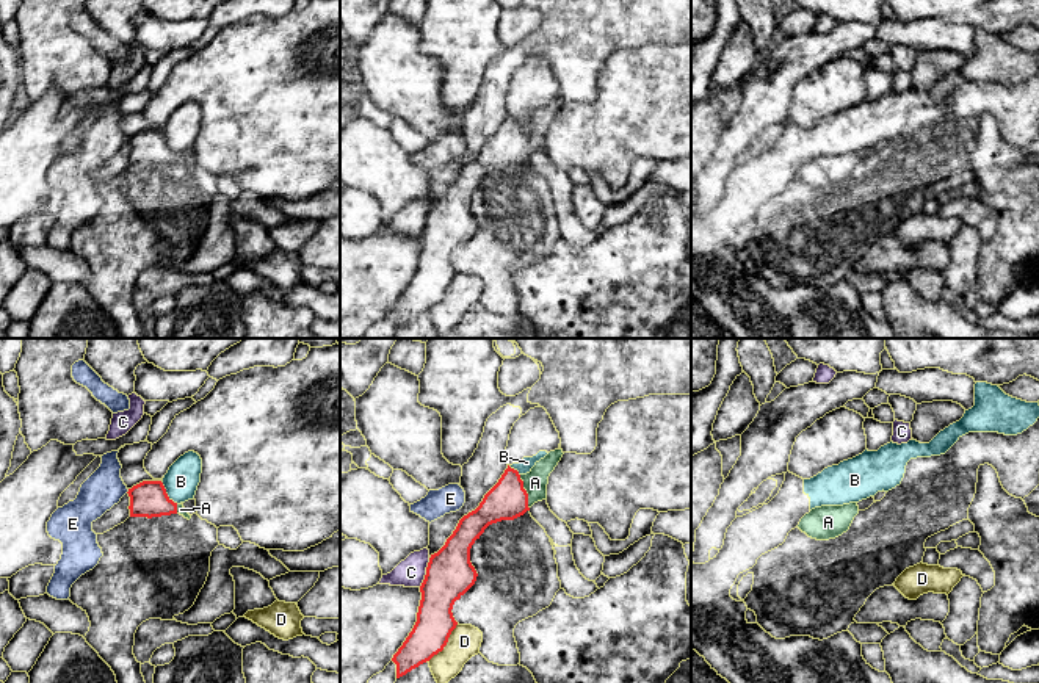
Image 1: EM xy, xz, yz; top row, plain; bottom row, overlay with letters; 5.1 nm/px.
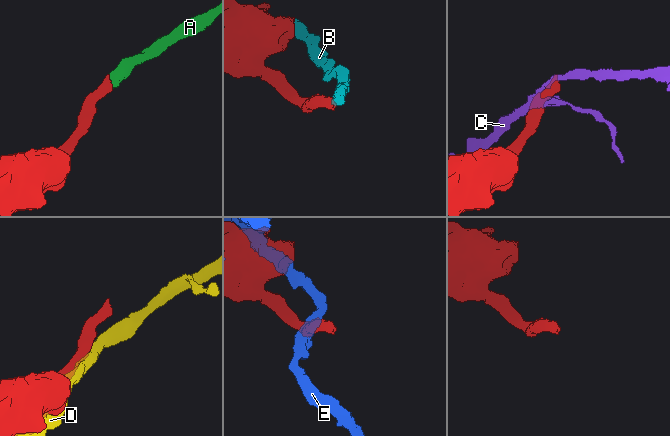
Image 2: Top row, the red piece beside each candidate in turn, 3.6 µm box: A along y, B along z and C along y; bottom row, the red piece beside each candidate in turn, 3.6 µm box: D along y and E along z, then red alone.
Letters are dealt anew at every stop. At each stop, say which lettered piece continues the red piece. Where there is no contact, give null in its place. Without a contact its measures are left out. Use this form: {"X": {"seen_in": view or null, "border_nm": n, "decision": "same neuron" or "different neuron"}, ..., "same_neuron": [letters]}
{"A": {"seen_in": "xz", "border_nm": 180, "decision": "same neuron"}, "B": {"seen_in": "xy", "border_nm": 140, "decision": "different neuron"}, "C": {"seen_in": "xz", "border_nm": 160, "decision": "different neuron"}, "D": {"seen_in": "xz", "border_nm": 260, "decision": "different neuron"}, "E": {"seen_in": "xy", "border_nm": 30, "decision": "different neuron"}, "same_neuron": ["A"]}

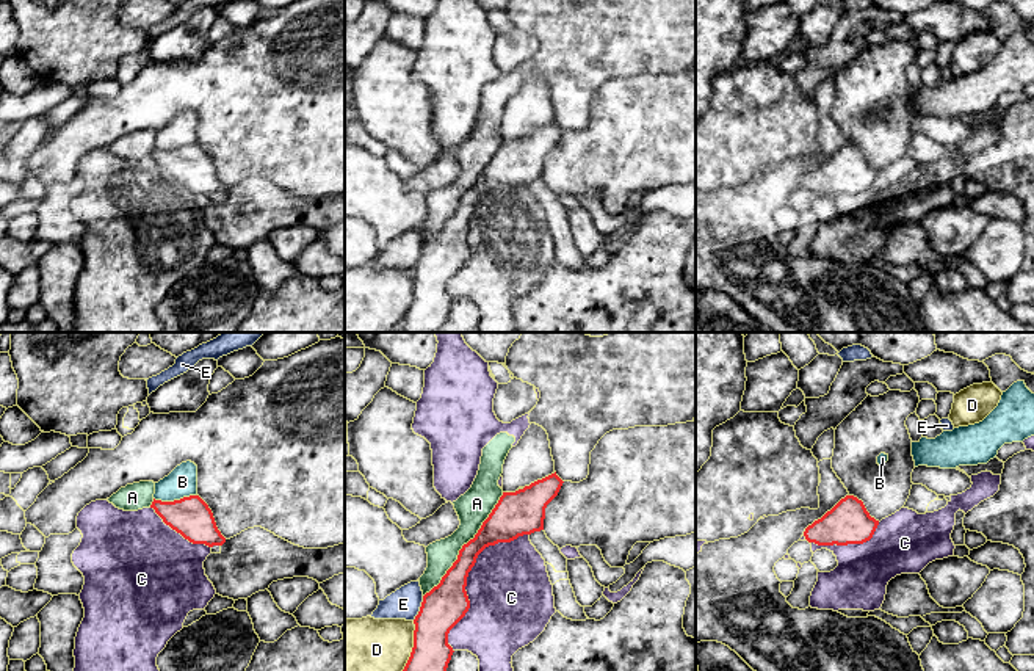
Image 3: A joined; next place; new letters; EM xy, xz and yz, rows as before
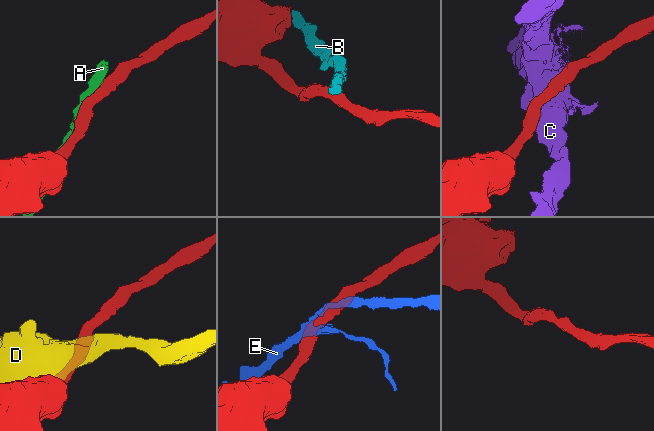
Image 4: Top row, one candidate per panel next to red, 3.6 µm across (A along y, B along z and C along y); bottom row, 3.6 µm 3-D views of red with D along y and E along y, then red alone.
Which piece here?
{"A": {"seen_in": "xz", "border_nm": 700, "decision": "different neuron"}, "B": {"seen_in": "xy", "border_nm": 220, "decision": "different neuron"}, "C": {"seen_in": "xz", "border_nm": 700, "decision": "different neuron"}, "D": {"seen_in": "xz", "border_nm": 280, "decision": "different neuron"}, "E": {"seen_in": "xz", "border_nm": 140, "decision": "different neuron"}, "same_neuron": []}

